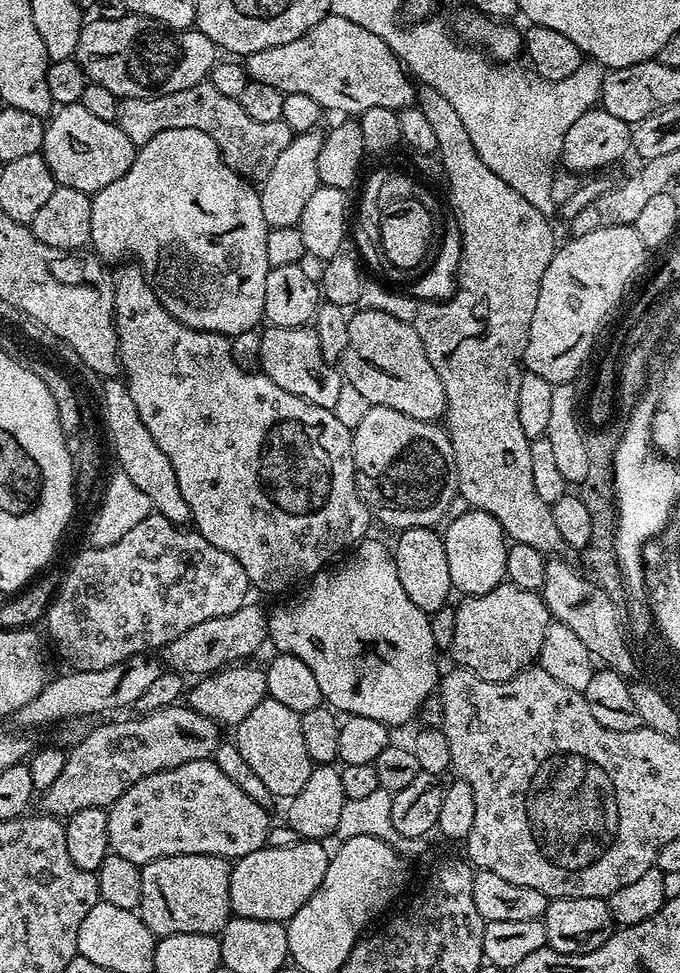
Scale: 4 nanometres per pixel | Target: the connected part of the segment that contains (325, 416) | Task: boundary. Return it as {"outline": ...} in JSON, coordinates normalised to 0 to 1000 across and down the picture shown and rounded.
{"outline":[[[184,270],[184,271],[182,271],[182,272],[181,272],[181,273],[176,273],[176,274],[182,274],[182,273],[184,273],[184,275],[176,275],[176,276],[174,276],[174,277],[172,277],[172,280],[171,280],[171,284],[169,284],[169,280],[168,280],[168,287],[166,287],[166,288],[165,288],[165,297],[166,297],[166,298],[168,298],[168,319],[169,319],[169,320],[171,320],[171,342],[172,342],[172,343],[174,343],[174,347],[175,347],[175,348],[176,348],[176,377],[178,377],[178,379],[179,379],[179,390],[181,390],[181,393],[182,393],[182,396],[184,396],[184,397],[185,397],[185,398],[188,398],[188,400],[190,400],[190,401],[191,401],[191,410],[193,410],[193,411],[196,411],[196,413],[197,413],[197,417],[199,417],[199,418],[200,418],[200,419],[201,419],[201,421],[203,421],[203,425],[204,425],[204,428],[206,428],[206,429],[209,429],[209,438],[215,438],[215,442],[221,442],[221,447],[224,447],[224,448],[225,448],[225,450],[226,450],[226,454],[232,454],[232,459],[234,459],[234,460],[235,460],[235,461],[237,461],[237,462],[238,462],[238,467],[244,467],[244,471],[250,471],[250,479],[256,479],[256,487],[257,487],[257,488],[259,488],[259,490],[260,490],[260,491],[262,491],[262,499],[263,499],[263,501],[265,501],[265,502],[266,502],[266,503],[268,503],[268,512],[274,512],[274,520],[279,520],[279,528],[281,528],[281,529],[282,529],[282,532],[281,532],[281,538],[282,538],[282,539],[284,539],[284,540],[285,540],[285,543],[287,543],[287,546],[290,546],[290,547],[294,547],[294,548],[296,548],[296,549],[297,549],[297,553],[303,553],[303,557],[310,557],[310,558],[312,558],[312,560],[313,560],[313,561],[321,561],[321,565],[332,565],[332,569],[338,569],[338,573],[350,573],[350,582],[356,582],[356,586],[362,586],[362,594],[363,594],[363,595],[365,595],[365,599],[366,599],[366,601],[369,601],[369,603],[371,603],[371,604],[372,604],[372,605],[375,605],[375,607],[376,607],[376,604],[378,604],[378,606],[379,606],[379,607],[382,607],[382,608],[418,608],[418,607],[421,607],[421,606],[422,606],[422,604],[429,604],[429,603],[432,603],[432,604],[431,604],[431,605],[434,605],[434,604],[435,604],[435,603],[437,603],[437,601],[440,601],[440,600],[441,600],[441,599],[443,599],[443,598],[451,598],[451,597],[454,597],[454,596],[457,596],[457,595],[459,595],[459,593],[460,593],[460,592],[463,592],[463,591],[465,591],[465,589],[466,589],[466,588],[471,588],[471,587],[472,587],[472,586],[475,586],[475,585],[476,585],[476,583],[479,583],[479,581],[481,581],[481,580],[482,580],[482,579],[484,579],[484,577],[487,577],[487,576],[482,576],[482,575],[485,575],[485,573],[487,573],[487,571],[494,571],[494,570],[496,570],[496,571],[494,571],[494,572],[499,572],[499,571],[500,571],[500,570],[501,570],[501,569],[506,569],[506,568],[510,568],[510,567],[512,567],[512,566],[513,566],[513,564],[516,564],[516,563],[518,563],[518,562],[519,562],[519,561],[522,561],[522,560],[525,560],[525,559],[528,559],[528,558],[529,558],[529,556],[531,556],[531,555],[534,555],[534,554],[537,554],[537,552],[540,552],[540,551],[541,551],[541,550],[543,550],[543,547],[541,547],[541,534],[543,534],[543,535],[544,535],[544,527],[543,527],[543,525],[541,525],[541,522],[540,522],[540,521],[538,521],[538,519],[535,519],[535,517],[532,517],[532,515],[529,515],[529,510],[528,510],[528,508],[526,508],[526,507],[524,507],[524,480],[522,480],[522,479],[521,479],[521,471],[519,471],[519,470],[518,470],[518,440],[516,440],[516,439],[513,439],[513,437],[512,437],[512,436],[510,436],[510,435],[507,435],[507,433],[504,433],[504,432],[499,432],[499,430],[496,430],[496,428],[493,428],[493,425],[491,425],[491,424],[488,424],[488,421],[487,421],[487,419],[475,419],[475,418],[474,418],[474,417],[462,417],[462,416],[460,416],[460,415],[457,415],[457,414],[456,414],[456,413],[450,413],[450,412],[449,412],[449,411],[446,411],[446,410],[444,410],[444,409],[438,409],[438,408],[437,408],[437,407],[434,407],[434,406],[432,406],[432,405],[426,405],[426,401],[415,401],[415,397],[409,397],[409,393],[403,393],[403,392],[401,392],[401,391],[400,391],[400,390],[397,390],[397,387],[394,387],[394,386],[391,386],[391,385],[388,385],[388,383],[387,383],[387,381],[382,381],[382,380],[378,380],[378,381],[374,381],[374,382],[363,382],[363,381],[362,381],[362,380],[356,380],[356,379],[354,379],[354,378],[353,378],[353,377],[351,377],[351,376],[350,376],[350,372],[344,372],[344,364],[343,364],[343,363],[341,363],[341,351],[340,351],[340,348],[337,348],[337,346],[332,346],[332,345],[328,345],[328,344],[326,344],[326,343],[321,343],[321,342],[319,342],[319,341],[299,341],[299,340],[297,340],[297,339],[285,339],[285,338],[284,338],[284,337],[281,337],[281,336],[279,336],[279,335],[274,335],[274,334],[272,334],[272,333],[269,333],[269,332],[268,332],[268,331],[262,331],[262,330],[260,330],[260,329],[257,329],[257,327],[256,327],[256,326],[254,326],[254,325],[253,325],[253,324],[250,324],[250,323],[249,323],[249,322],[247,322],[247,321],[246,321],[246,320],[244,320],[244,319],[243,319],[243,318],[241,318],[241,316],[240,316],[240,314],[238,314],[238,310],[237,310],[237,309],[235,309],[235,308],[234,308],[234,307],[232,307],[232,305],[229,305],[229,299],[228,299],[228,298],[225,298],[225,297],[224,297],[224,295],[222,295],[222,294],[221,294],[221,293],[219,293],[219,292],[218,292],[218,288],[216,288],[216,286],[215,286],[215,285],[213,285],[213,284],[212,284],[212,277],[210,277],[210,275],[207,275],[207,274],[204,274],[204,273],[201,273],[201,272],[200,272],[200,271],[199,271],[199,270],[194,270],[194,271],[196,271],[196,272],[194,272],[194,271],[188,271],[188,272],[187,272],[187,271],[188,271],[188,270]]]}

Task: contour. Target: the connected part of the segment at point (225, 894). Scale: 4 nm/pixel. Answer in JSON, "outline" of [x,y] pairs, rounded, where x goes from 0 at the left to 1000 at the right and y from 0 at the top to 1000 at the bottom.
{"outline":[[[274,878],[224,884],[207,891],[209,927],[203,939],[224,961],[309,960],[328,958],[344,938],[338,927],[337,885],[326,880]]]}

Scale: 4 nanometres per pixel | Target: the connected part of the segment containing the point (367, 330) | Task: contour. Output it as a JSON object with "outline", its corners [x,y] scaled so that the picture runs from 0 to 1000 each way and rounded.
{"outline":[[[532,317],[526,320],[529,321],[521,321],[513,326],[515,351],[500,373],[504,390],[538,408],[543,417],[574,417],[574,421],[585,421],[603,430],[646,433],[653,427],[656,403],[650,401],[650,388],[644,388],[644,384],[632,376],[632,370],[626,368],[625,356],[621,355],[610,334],[549,317]]]}

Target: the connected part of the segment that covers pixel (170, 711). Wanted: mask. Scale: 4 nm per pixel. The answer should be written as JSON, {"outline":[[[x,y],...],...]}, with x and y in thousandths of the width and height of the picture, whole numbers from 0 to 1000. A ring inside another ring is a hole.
{"outline":[[[265,721],[247,728],[235,728],[231,732],[213,732],[199,738],[201,740],[171,740],[166,744],[147,744],[143,748],[132,749],[107,769],[99,770],[100,778],[97,787],[91,787],[91,795],[85,795],[79,808],[74,808],[62,816],[63,834],[69,838],[99,841],[115,832],[157,831],[179,816],[185,816],[185,812],[191,812],[197,804],[238,791],[260,789],[274,783],[316,778],[318,769],[326,764],[325,745]]]}

